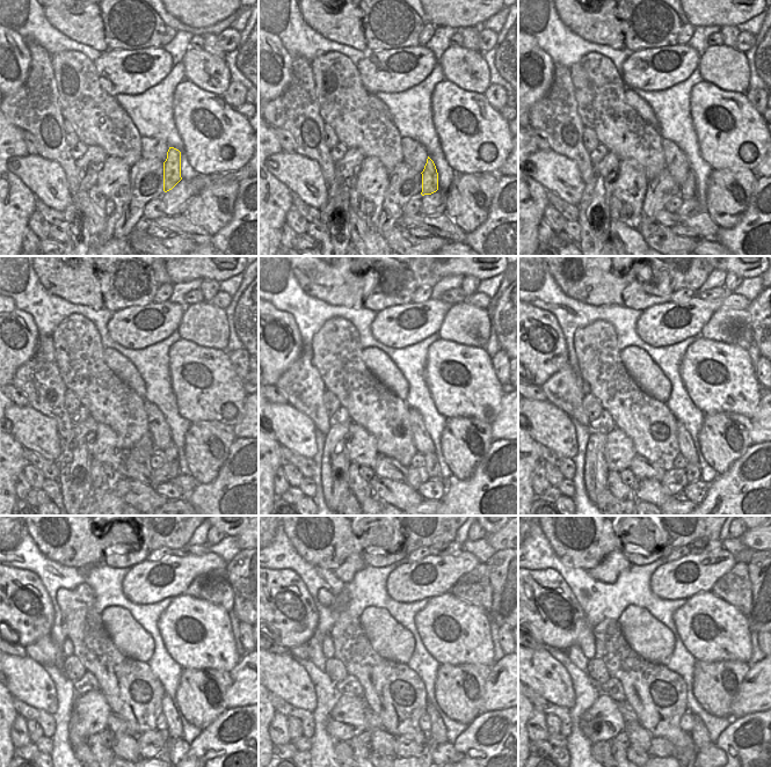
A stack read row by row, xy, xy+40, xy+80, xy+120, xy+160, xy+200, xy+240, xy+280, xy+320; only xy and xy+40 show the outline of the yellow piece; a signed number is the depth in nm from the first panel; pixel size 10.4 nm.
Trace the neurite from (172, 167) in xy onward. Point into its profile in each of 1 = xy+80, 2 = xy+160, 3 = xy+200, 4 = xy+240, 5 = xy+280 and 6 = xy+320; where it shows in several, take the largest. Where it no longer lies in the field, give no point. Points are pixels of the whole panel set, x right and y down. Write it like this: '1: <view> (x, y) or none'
1: xy+80 (689, 190)
2: xy+160 (430, 459)
3: xy+200 (692, 470)
4: xy+240 (169, 743)
5: xy+280 (430, 745)
6: xy+320 (690, 751)

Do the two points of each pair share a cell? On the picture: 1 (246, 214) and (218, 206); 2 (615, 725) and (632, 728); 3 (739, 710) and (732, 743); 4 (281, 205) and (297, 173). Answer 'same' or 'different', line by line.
1: different
2: different
3: different
4: different

